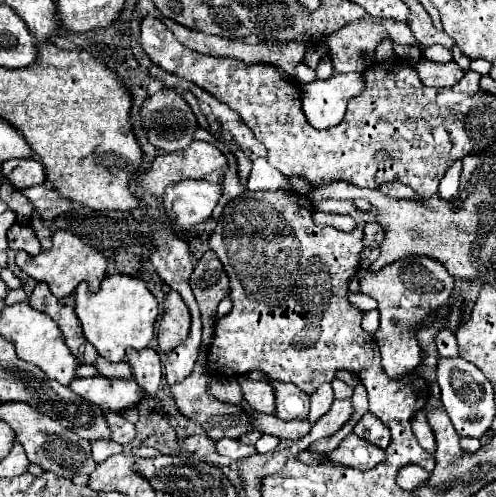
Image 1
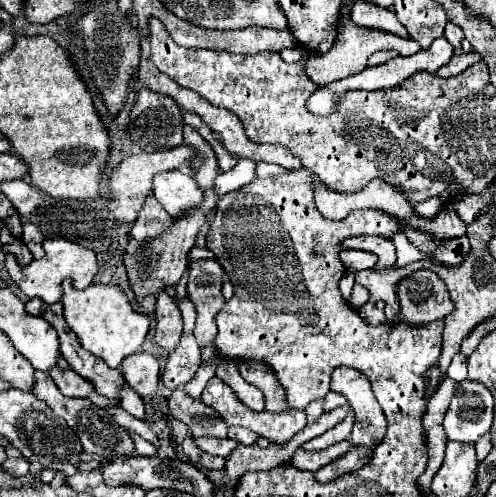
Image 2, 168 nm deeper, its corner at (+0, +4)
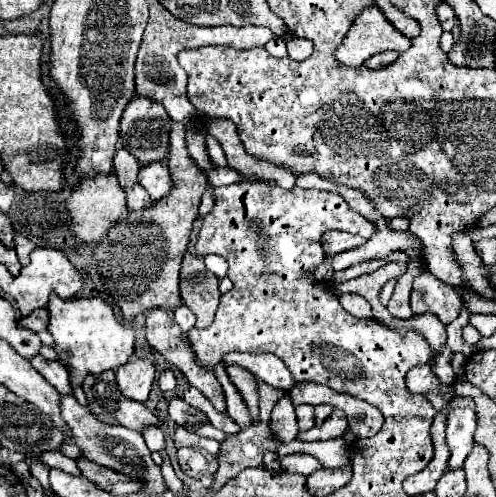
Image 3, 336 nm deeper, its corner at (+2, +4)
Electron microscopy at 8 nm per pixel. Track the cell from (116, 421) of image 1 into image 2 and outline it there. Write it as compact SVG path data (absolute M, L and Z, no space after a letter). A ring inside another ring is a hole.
M132 435L132 439L134 439L134 443L136 443L136 453L138 453L138 455L148 455L148 457L154 457L154 455L156 455L156 449L154 449L152 443L144 441L144 439L138 437L138 435Z

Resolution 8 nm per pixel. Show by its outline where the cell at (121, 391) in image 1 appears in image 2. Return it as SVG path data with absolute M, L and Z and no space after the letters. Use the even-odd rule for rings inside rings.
M54 367L50 369L50 377L66 397L88 397L94 391L94 387L72 369Z

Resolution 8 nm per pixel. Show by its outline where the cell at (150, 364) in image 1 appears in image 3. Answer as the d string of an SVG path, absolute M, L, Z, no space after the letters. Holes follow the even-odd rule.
M130 359L116 369L116 381L120 391L134 401L144 403L150 395L152 383L156 379L156 367L150 359Z

